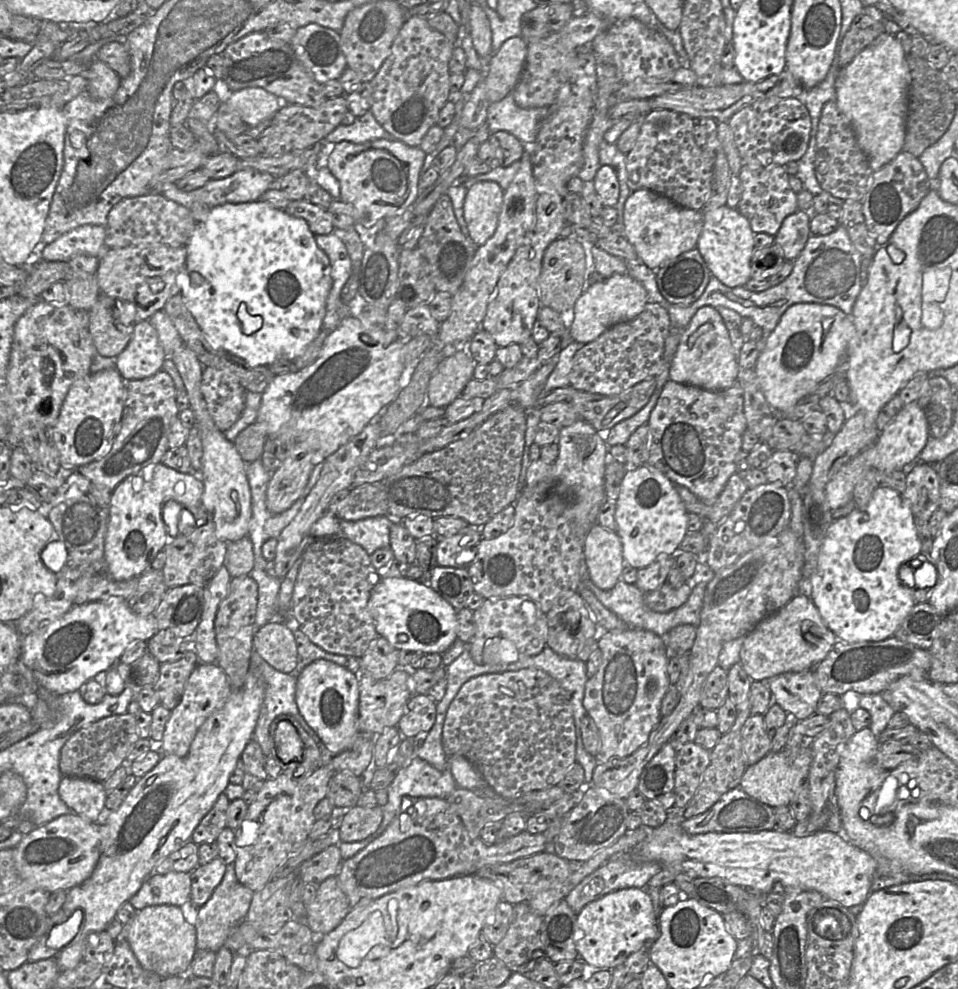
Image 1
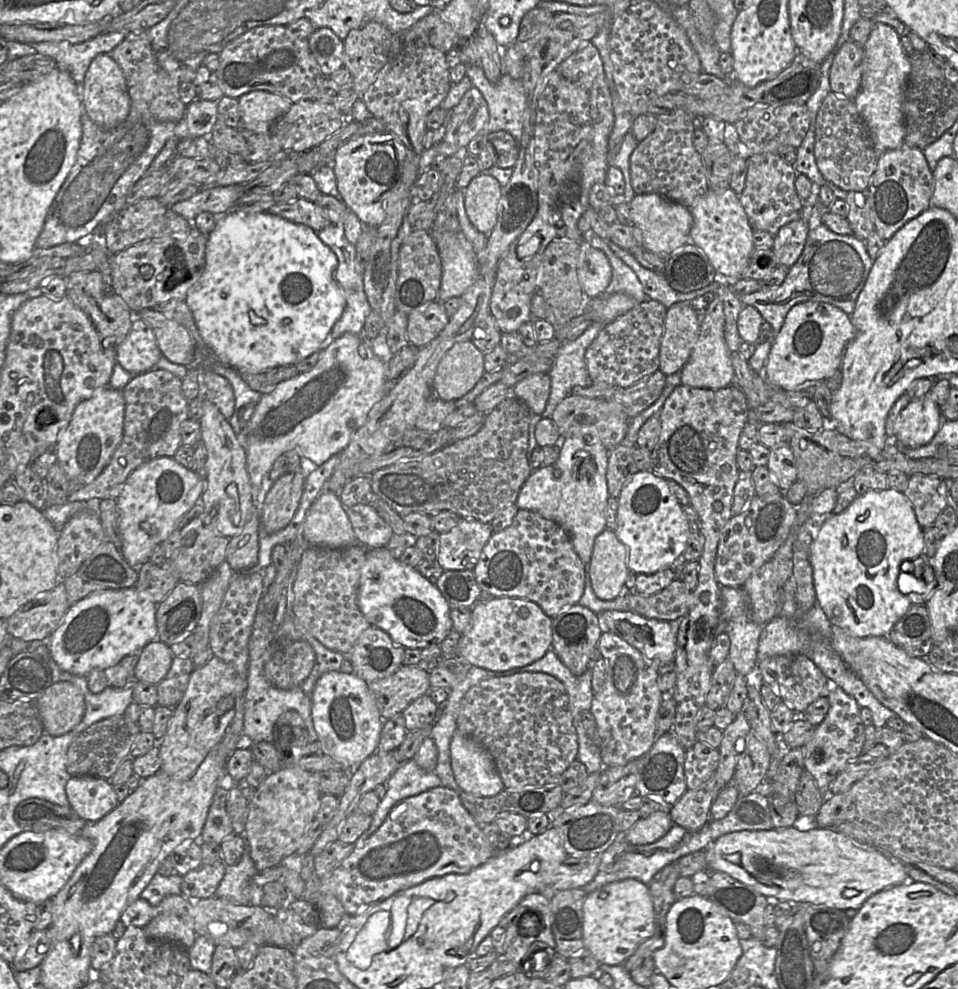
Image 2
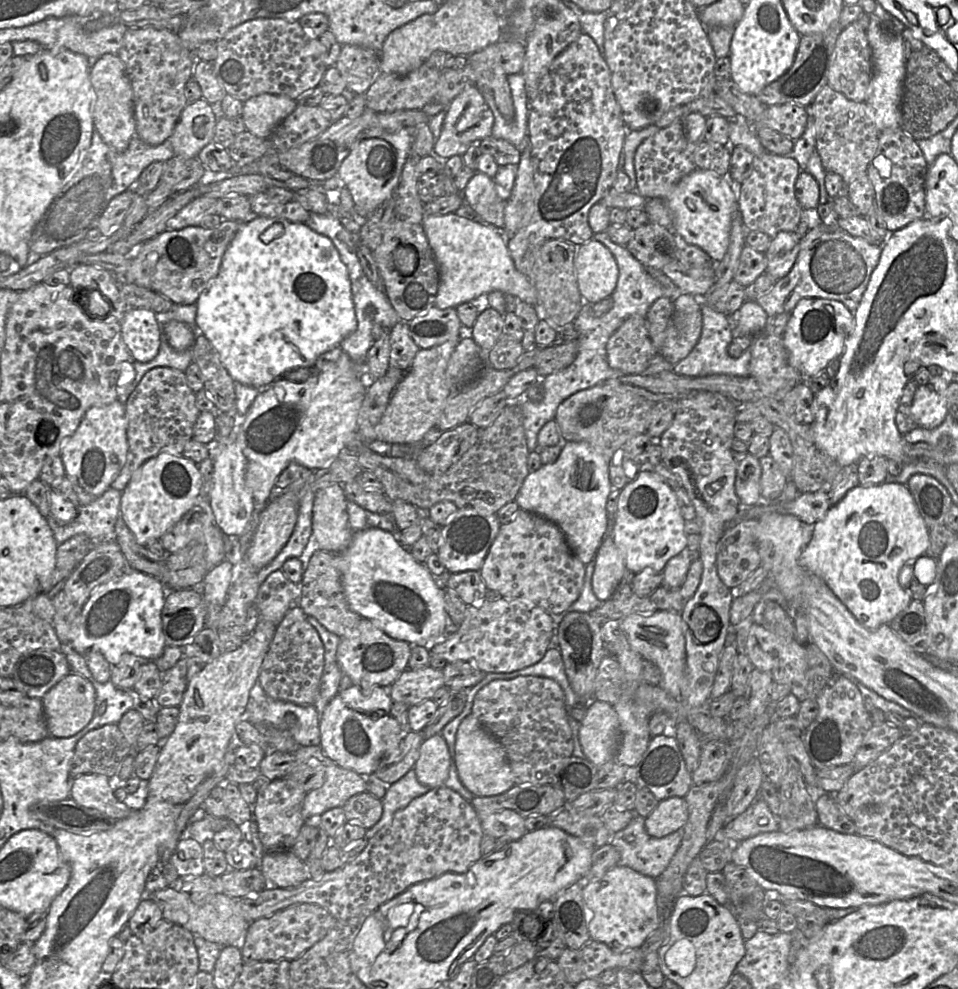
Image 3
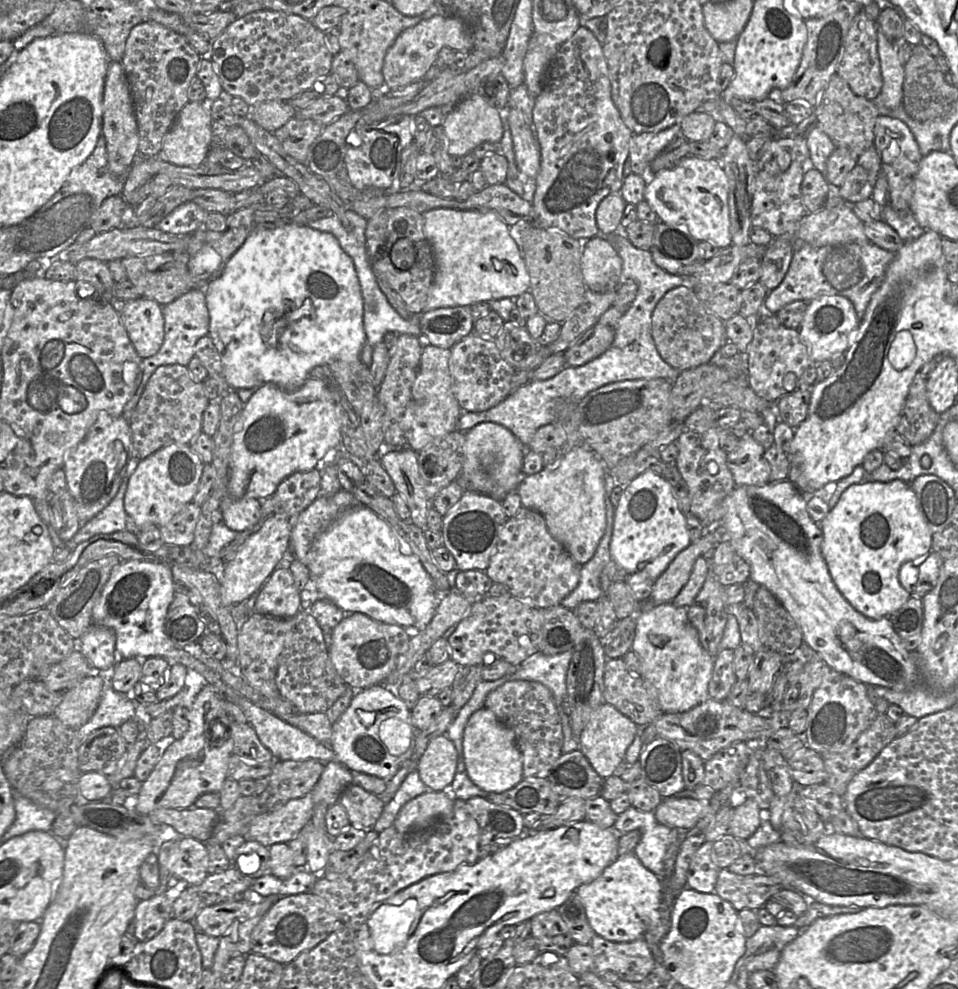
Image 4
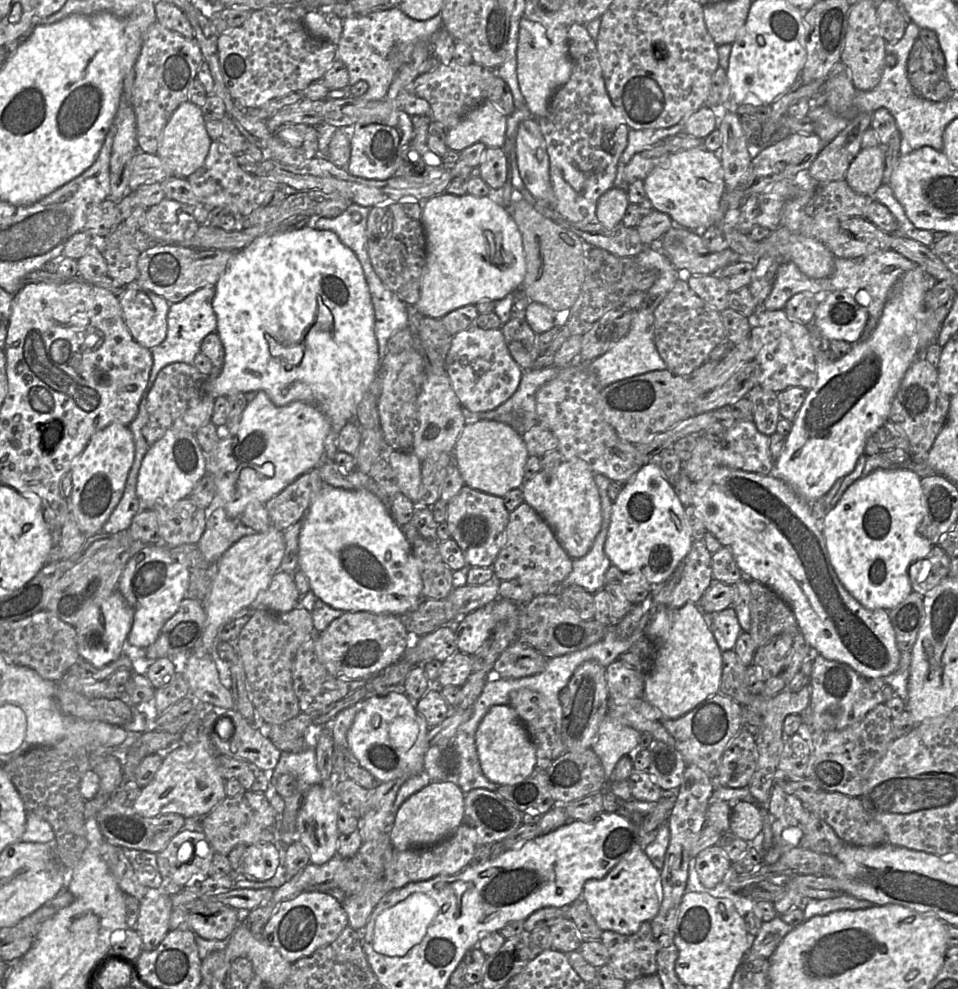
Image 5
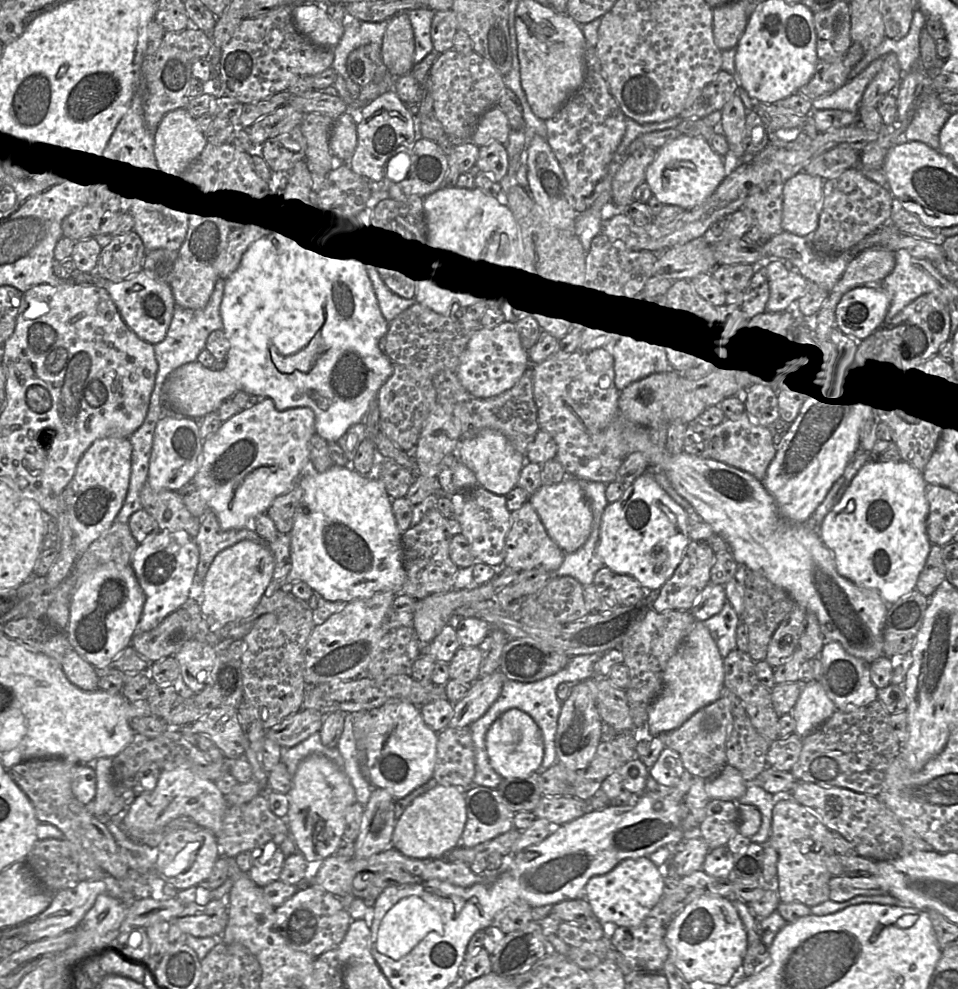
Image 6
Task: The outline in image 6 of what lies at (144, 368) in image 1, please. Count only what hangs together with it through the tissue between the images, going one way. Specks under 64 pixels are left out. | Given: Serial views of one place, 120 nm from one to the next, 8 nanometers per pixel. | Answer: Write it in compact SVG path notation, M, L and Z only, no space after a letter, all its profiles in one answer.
M142 269L121 282L107 281L105 290L111 296L125 324L140 339L156 345L165 338L176 306L169 284L159 282Z

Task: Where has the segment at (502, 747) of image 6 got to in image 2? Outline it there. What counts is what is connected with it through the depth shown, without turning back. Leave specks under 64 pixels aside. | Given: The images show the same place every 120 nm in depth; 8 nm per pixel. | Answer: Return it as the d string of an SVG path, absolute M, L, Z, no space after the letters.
M457 729L452 736L450 757L454 778L463 792L492 797L505 789L487 750Z

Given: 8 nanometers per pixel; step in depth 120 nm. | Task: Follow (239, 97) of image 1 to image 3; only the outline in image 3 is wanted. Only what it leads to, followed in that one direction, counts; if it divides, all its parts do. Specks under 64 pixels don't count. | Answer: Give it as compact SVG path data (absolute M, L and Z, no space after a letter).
M260 94L243 102L241 117L246 130L258 138L268 139L297 105L295 100L287 96Z

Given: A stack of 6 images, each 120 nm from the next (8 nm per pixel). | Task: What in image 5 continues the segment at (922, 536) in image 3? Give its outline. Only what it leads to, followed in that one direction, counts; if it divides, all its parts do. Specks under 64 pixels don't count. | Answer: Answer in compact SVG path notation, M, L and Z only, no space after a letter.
M908 469L875 470L865 477L860 477L847 488L838 504L826 514L822 520L822 532L831 564L842 585L862 606L870 610L880 608L891 610L911 594L913 589L909 578L909 567L916 561L927 558L934 547L929 539L921 532L921 525L925 516L926 508L924 506L921 477Z

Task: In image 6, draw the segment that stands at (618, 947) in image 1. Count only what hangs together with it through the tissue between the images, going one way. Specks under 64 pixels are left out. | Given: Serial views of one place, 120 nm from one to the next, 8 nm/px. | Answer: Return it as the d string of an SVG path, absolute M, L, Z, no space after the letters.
M644 856L623 860L608 873L590 878L584 889L584 897L602 925L613 923L622 927L639 925L650 915L664 892L662 869Z

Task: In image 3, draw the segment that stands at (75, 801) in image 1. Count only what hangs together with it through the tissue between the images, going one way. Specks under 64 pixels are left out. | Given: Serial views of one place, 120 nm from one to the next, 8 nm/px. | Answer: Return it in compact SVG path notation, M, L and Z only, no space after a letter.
M81 774L70 780L70 797L83 807L101 812L111 821L124 819L135 810L117 800L115 783L102 774Z

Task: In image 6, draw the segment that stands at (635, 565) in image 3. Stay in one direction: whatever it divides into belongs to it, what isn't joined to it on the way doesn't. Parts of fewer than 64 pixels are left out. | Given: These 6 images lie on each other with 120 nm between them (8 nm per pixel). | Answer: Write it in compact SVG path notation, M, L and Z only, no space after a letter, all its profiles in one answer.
M648 470L625 487L620 499L606 506L597 552L615 574L632 576L647 591L652 591L661 589L671 578L690 541L685 509L661 488Z

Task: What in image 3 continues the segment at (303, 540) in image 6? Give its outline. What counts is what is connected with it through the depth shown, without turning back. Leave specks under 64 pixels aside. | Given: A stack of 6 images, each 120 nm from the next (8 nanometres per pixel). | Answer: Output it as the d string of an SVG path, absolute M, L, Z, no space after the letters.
M379 528L354 532L350 546L343 553L345 571L342 574L342 582L346 600L352 611L368 619L391 638L406 641L410 645L424 646L429 638L444 632L447 626L447 612L442 590L434 582L433 575L425 563L418 563L393 533Z

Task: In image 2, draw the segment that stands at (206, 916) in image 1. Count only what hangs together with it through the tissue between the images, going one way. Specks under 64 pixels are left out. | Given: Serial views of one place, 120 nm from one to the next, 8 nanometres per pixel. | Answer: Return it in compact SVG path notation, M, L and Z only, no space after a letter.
M245 841L245 851L241 859L236 865L226 866L225 875L215 892L215 897L241 905L261 906L263 891L253 881L257 872Z

